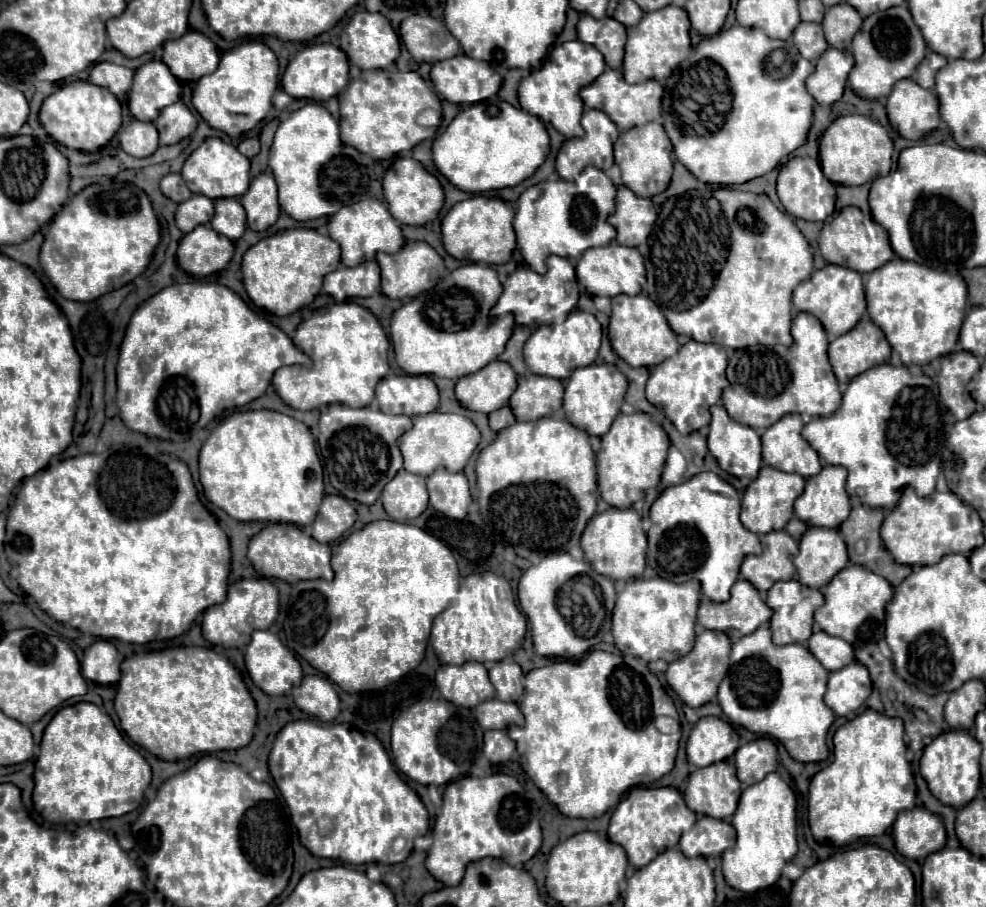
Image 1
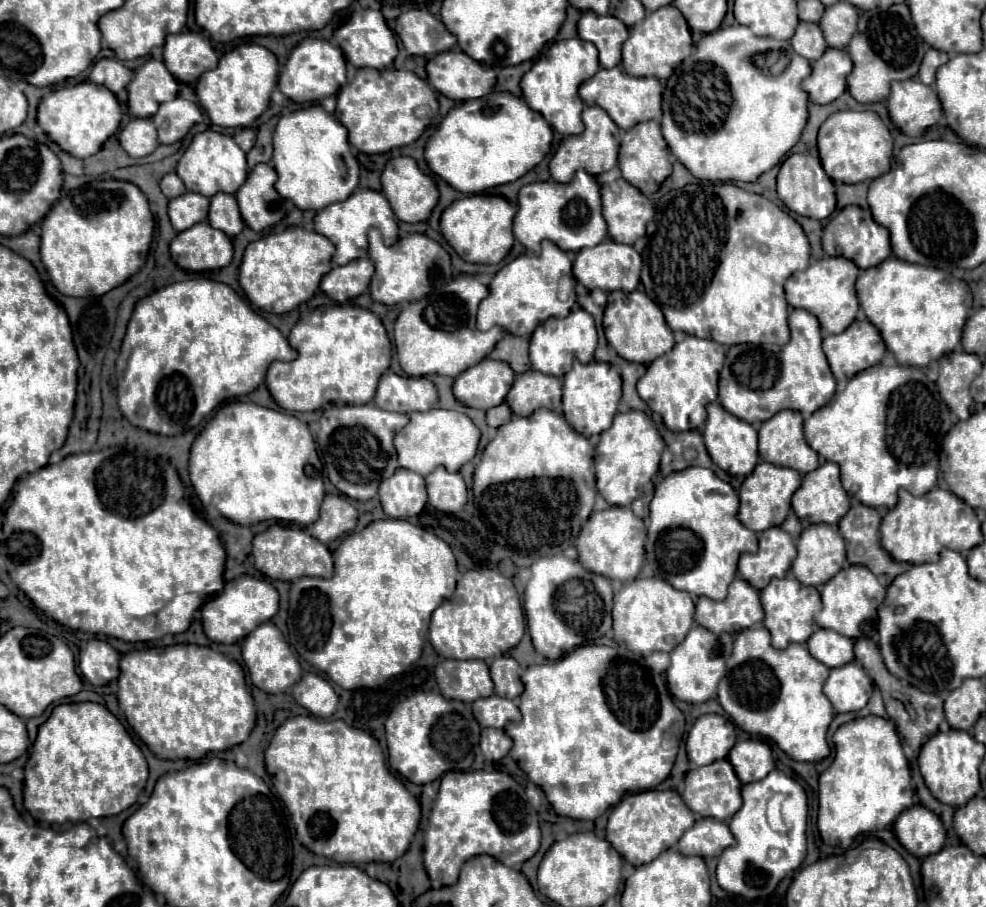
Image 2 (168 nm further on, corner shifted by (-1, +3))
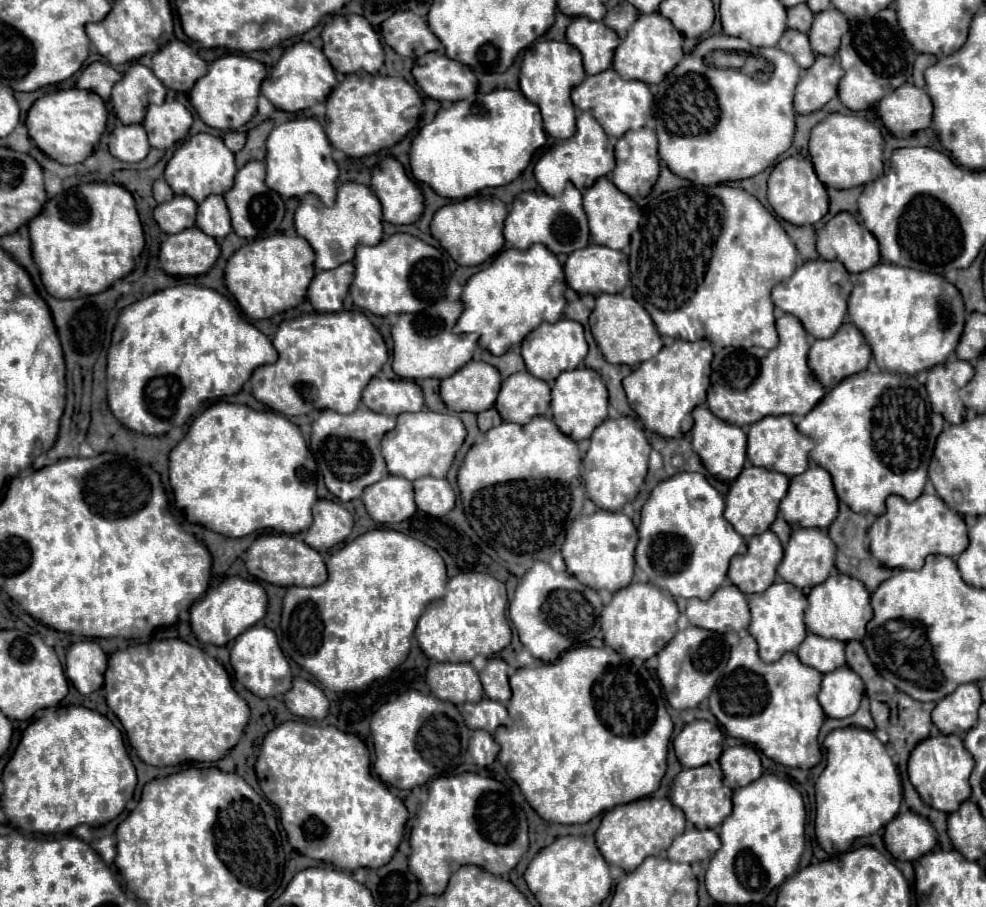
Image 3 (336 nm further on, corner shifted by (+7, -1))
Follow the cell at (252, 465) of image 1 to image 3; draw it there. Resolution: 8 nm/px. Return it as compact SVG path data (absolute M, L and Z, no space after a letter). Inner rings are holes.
M218 401L218 403L210 405L208 409L204 409L192 421L186 437L170 451L170 487L174 489L174 505L184 511L184 517L190 523L204 525L206 529L210 529L214 533L220 533L220 535L226 535L226 537L244 537L244 535L250 535L258 529L274 529L278 533L290 533L290 535L306 531L310 527L310 521L312 521L312 505L318 499L318 495L316 495L316 461L310 455L298 425L294 425L292 421L288 421L280 413L254 411L246 405L234 405L234 403L226 403L226 401Z

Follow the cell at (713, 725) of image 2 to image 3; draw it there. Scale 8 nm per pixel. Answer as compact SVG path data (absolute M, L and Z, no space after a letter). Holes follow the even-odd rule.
M708 721L688 723L674 739L676 757L684 768L696 768L718 761L724 735L718 725Z

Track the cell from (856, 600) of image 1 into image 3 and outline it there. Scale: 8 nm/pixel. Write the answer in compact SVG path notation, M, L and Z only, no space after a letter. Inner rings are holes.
M834 573L830 575L822 585L814 585L814 589L808 593L808 607L806 607L806 629L812 633L818 633L820 637L834 637L838 641L862 641L866 635L866 623L872 617L872 607L870 607L870 593L866 591L864 583L842 575Z

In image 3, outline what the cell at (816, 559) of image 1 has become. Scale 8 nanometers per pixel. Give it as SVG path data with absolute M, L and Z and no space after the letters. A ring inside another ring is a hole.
M796 529L784 549L778 575L800 589L814 587L830 575L834 567L836 545L820 529Z

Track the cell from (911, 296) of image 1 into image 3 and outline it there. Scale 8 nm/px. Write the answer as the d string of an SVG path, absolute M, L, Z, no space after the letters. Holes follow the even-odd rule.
M886 261L858 275L858 283L848 299L848 315L866 337L866 343L870 341L872 355L882 371L916 375L946 363L954 353L966 323L966 311L958 291L946 285L940 275L890 265Z

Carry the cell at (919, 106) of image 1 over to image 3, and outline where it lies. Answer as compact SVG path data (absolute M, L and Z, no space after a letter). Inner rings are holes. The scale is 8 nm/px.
M904 83L878 103L878 115L890 133L896 137L910 137L930 127L932 101L924 89Z

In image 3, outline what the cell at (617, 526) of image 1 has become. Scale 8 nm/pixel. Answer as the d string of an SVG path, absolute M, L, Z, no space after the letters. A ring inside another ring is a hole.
M598 509L594 515L578 515L574 519L574 525L570 525L570 533L566 533L566 541L562 545L566 571L574 573L578 581L590 585L594 591L608 589L610 593L616 593L632 581L636 543L638 531L632 519L620 511L612 513Z

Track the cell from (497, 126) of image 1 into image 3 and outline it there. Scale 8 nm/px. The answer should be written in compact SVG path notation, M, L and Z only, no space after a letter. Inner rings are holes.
M496 89L470 101L442 107L434 121L424 125L410 145L410 169L416 181L430 185L440 197L466 199L488 187L514 181L532 161L536 149L546 143L538 105L526 101L520 91Z

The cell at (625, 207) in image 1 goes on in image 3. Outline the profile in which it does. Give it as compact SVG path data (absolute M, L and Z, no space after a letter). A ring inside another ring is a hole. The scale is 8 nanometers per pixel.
M600 177L590 189L586 189L584 211L588 217L590 235L592 235L594 243L606 245L610 249L624 249L626 245L630 245L630 235L638 229L640 209L630 197L626 197L622 191L618 191L612 181L608 181L606 177Z

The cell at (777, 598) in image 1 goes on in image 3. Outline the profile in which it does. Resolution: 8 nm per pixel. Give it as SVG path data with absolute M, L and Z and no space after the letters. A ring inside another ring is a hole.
M774 583L764 593L748 595L748 605L752 611L752 621L748 625L748 633L756 639L762 661L774 663L784 653L798 649L798 645L806 637L806 627L804 627L806 597L798 587L794 587L790 583Z

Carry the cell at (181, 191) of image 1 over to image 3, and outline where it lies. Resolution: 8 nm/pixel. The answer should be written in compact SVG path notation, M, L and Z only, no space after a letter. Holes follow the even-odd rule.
M158 179L158 181L154 181L154 199L156 199L158 203L170 201L172 197L174 197L174 193L172 193L170 185L168 185L164 179Z

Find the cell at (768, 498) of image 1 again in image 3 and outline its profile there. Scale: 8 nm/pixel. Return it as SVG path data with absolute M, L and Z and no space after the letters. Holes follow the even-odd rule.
M754 465L744 467L726 495L724 517L732 523L732 527L742 537L752 537L752 535L764 533L774 523L776 513L778 513L778 503L782 501L786 491L788 491L788 477L786 475L774 473L770 469L754 467Z

